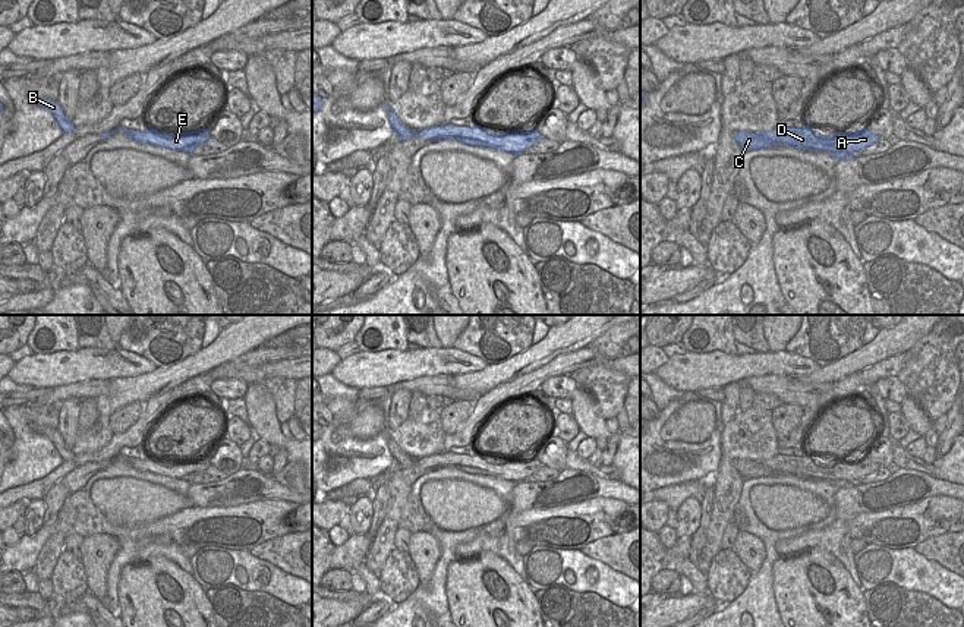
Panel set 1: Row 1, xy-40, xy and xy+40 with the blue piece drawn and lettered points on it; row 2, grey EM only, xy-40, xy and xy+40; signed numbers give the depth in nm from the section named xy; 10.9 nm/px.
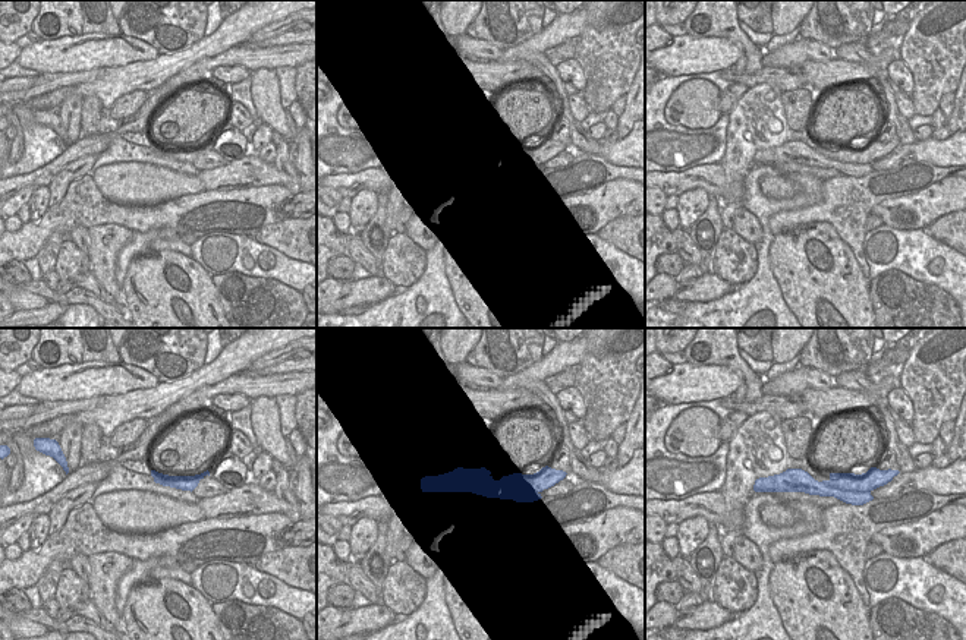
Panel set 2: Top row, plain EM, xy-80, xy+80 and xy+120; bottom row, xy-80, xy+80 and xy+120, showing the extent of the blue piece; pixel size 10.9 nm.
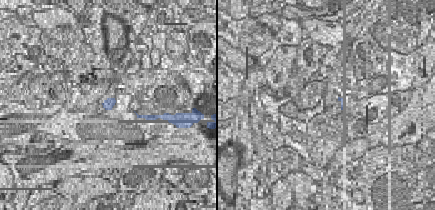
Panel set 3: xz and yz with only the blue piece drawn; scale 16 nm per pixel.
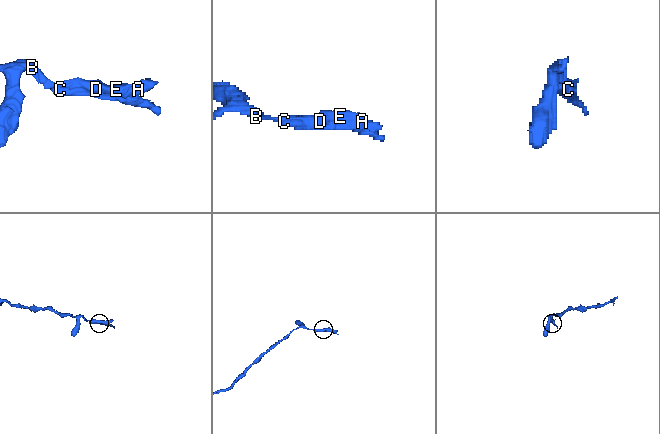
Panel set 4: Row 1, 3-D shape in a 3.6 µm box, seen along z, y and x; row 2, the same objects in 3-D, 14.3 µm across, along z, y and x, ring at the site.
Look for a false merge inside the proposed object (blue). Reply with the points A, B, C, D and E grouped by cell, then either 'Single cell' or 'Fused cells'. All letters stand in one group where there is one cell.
Groups: A B C D E. Single cell.

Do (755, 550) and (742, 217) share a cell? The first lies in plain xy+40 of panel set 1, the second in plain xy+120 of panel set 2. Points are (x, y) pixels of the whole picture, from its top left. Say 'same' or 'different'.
same

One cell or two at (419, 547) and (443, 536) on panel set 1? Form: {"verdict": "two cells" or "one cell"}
{"verdict": "two cells"}

